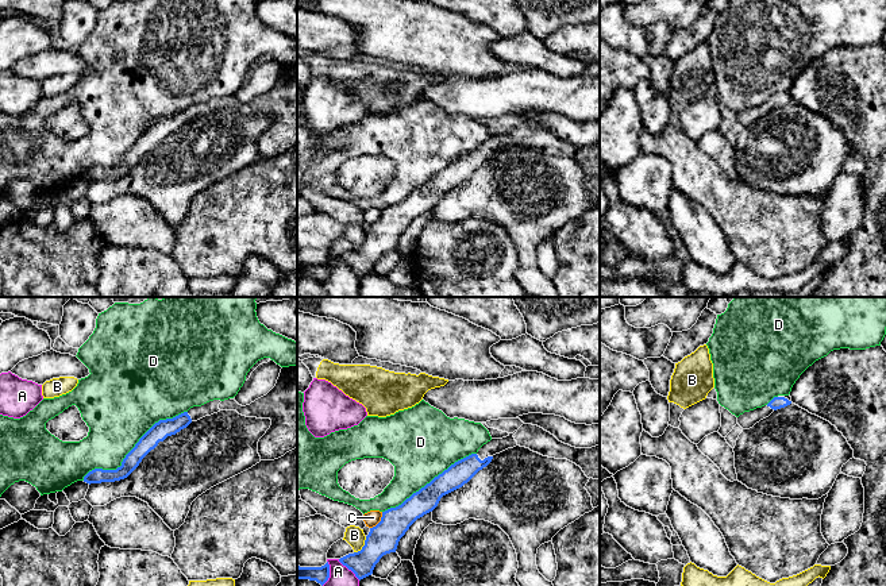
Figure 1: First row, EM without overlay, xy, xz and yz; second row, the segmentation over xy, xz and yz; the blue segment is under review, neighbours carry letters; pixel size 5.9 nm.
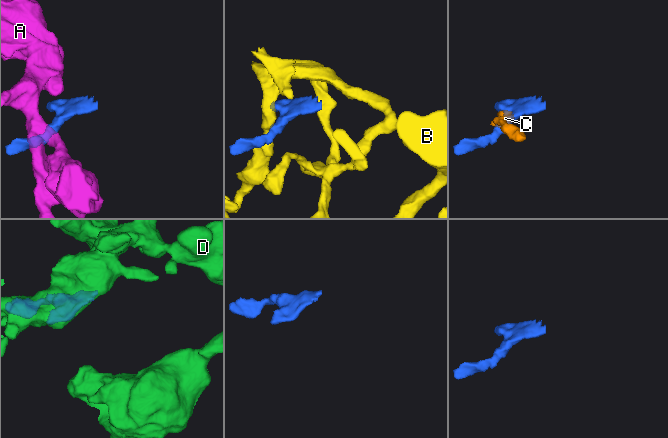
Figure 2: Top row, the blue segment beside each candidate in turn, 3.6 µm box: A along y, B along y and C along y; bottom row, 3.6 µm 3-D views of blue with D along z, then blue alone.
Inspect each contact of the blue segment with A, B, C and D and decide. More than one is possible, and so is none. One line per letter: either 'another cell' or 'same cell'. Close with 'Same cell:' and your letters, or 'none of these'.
A: another cell
B: another cell
C: another cell
D: another cell
Same cell: none of these

